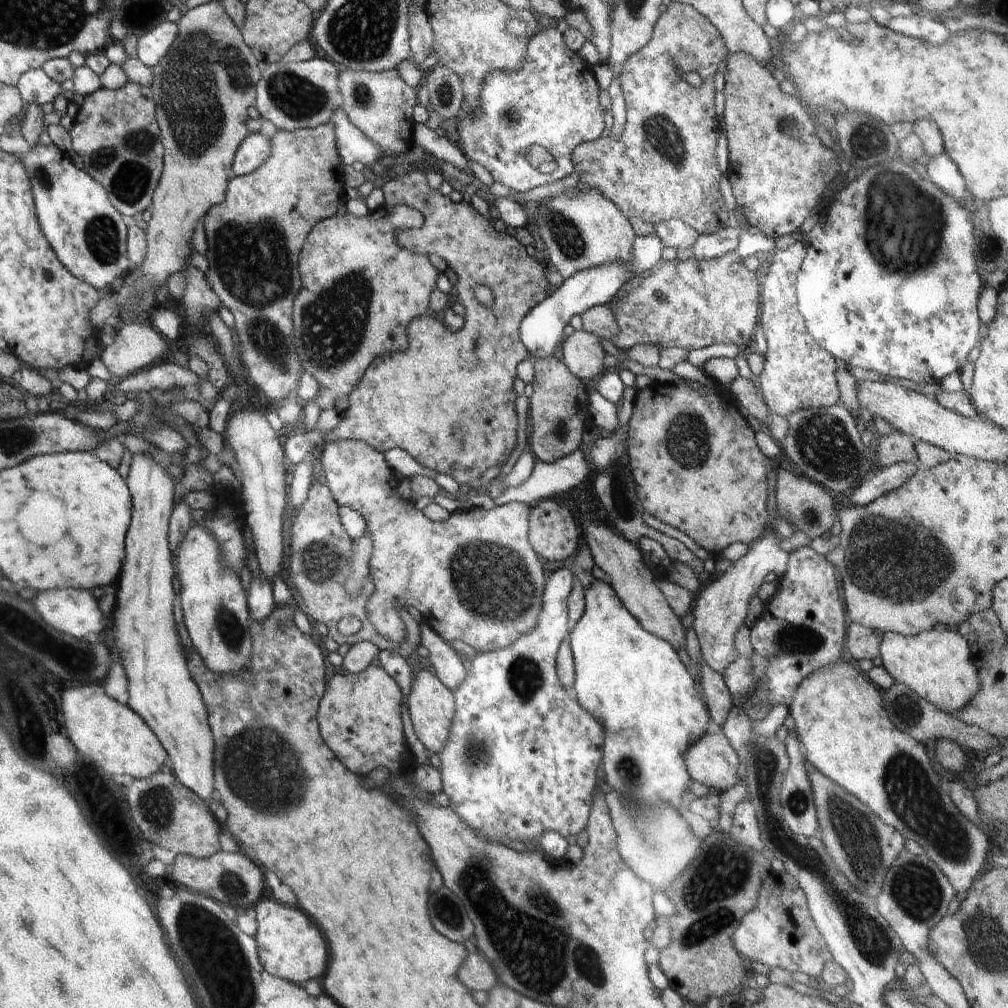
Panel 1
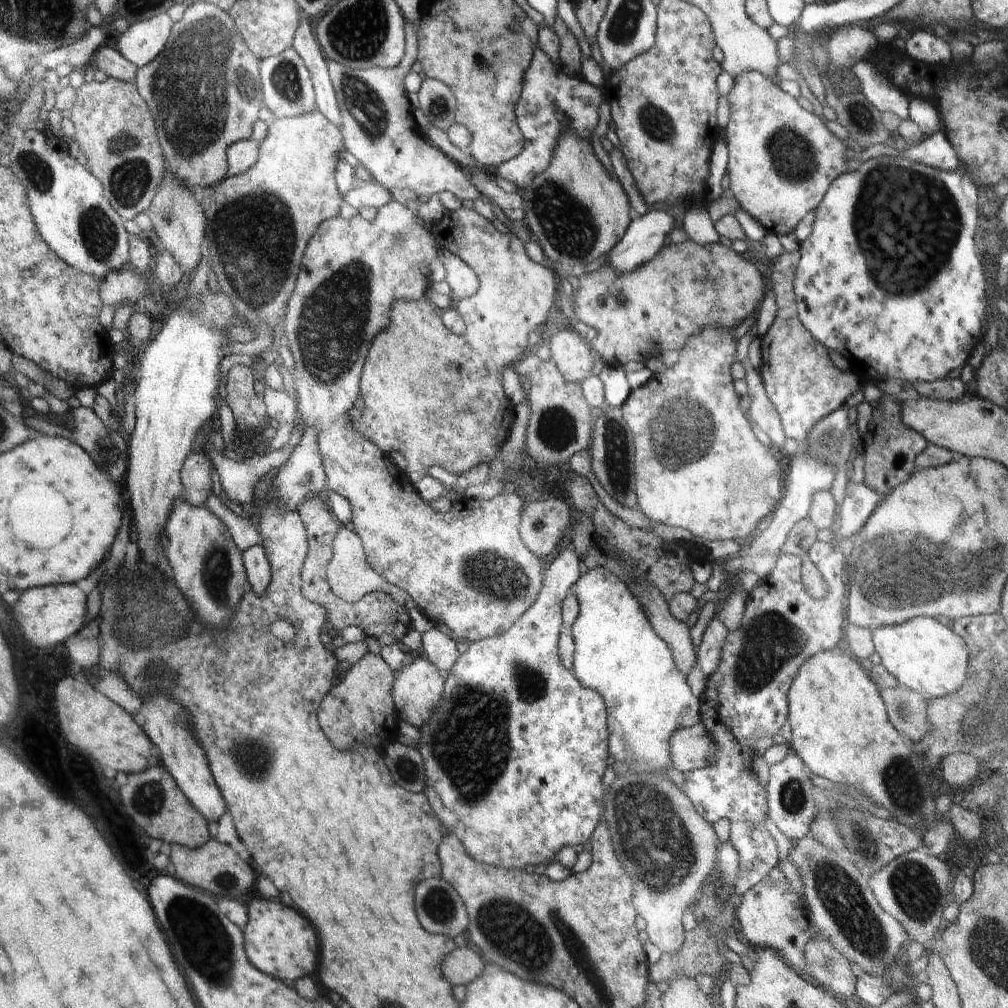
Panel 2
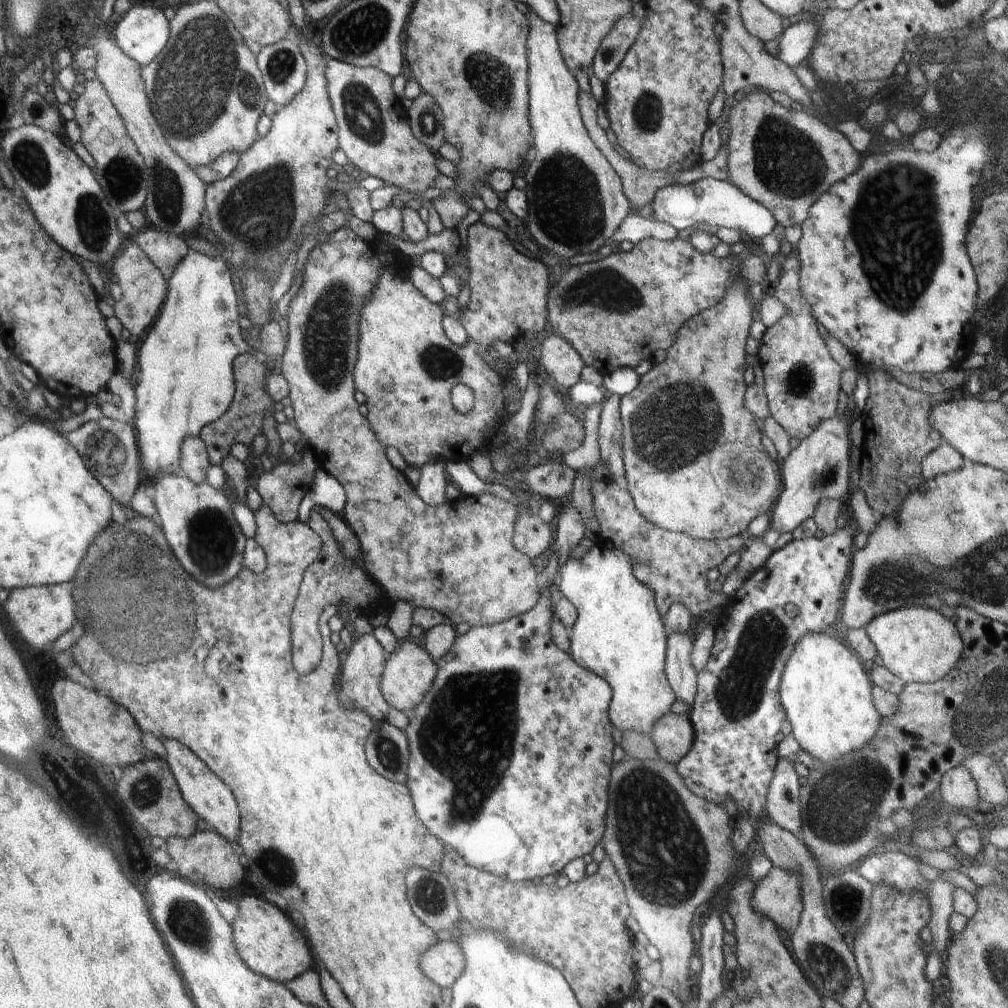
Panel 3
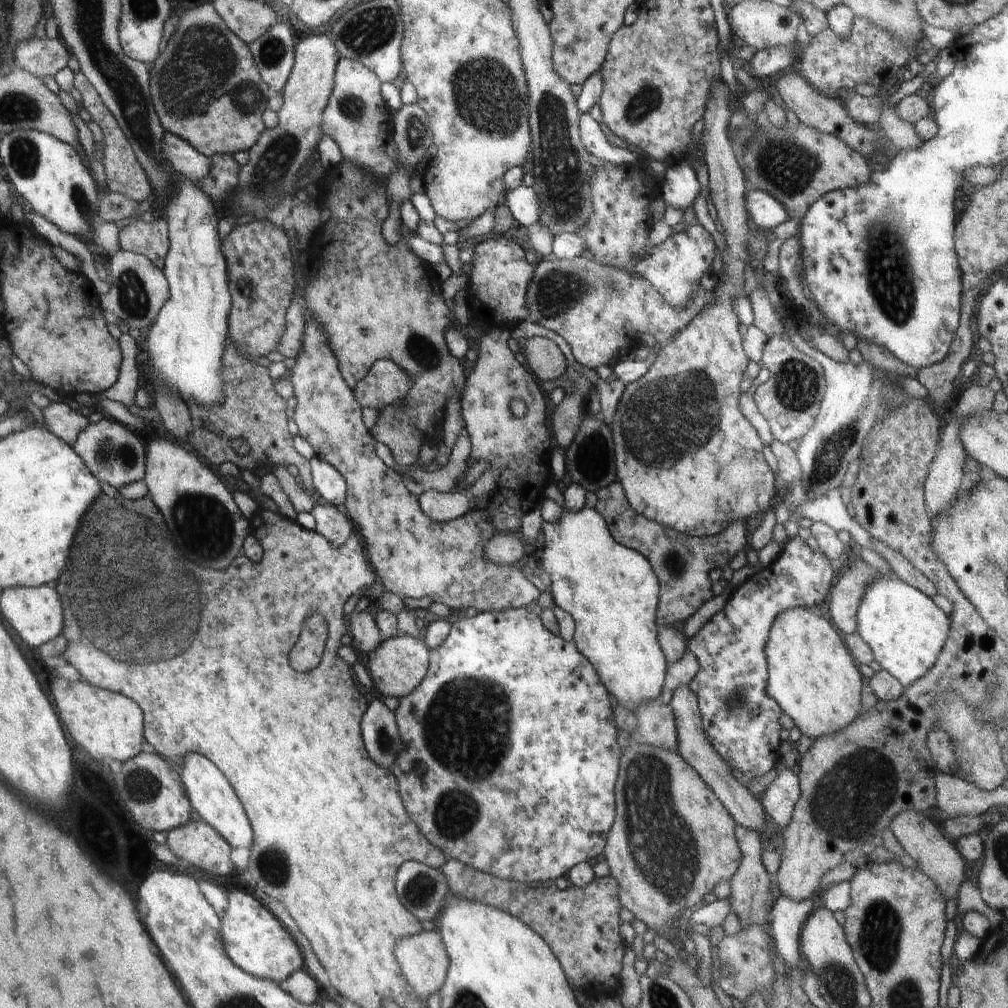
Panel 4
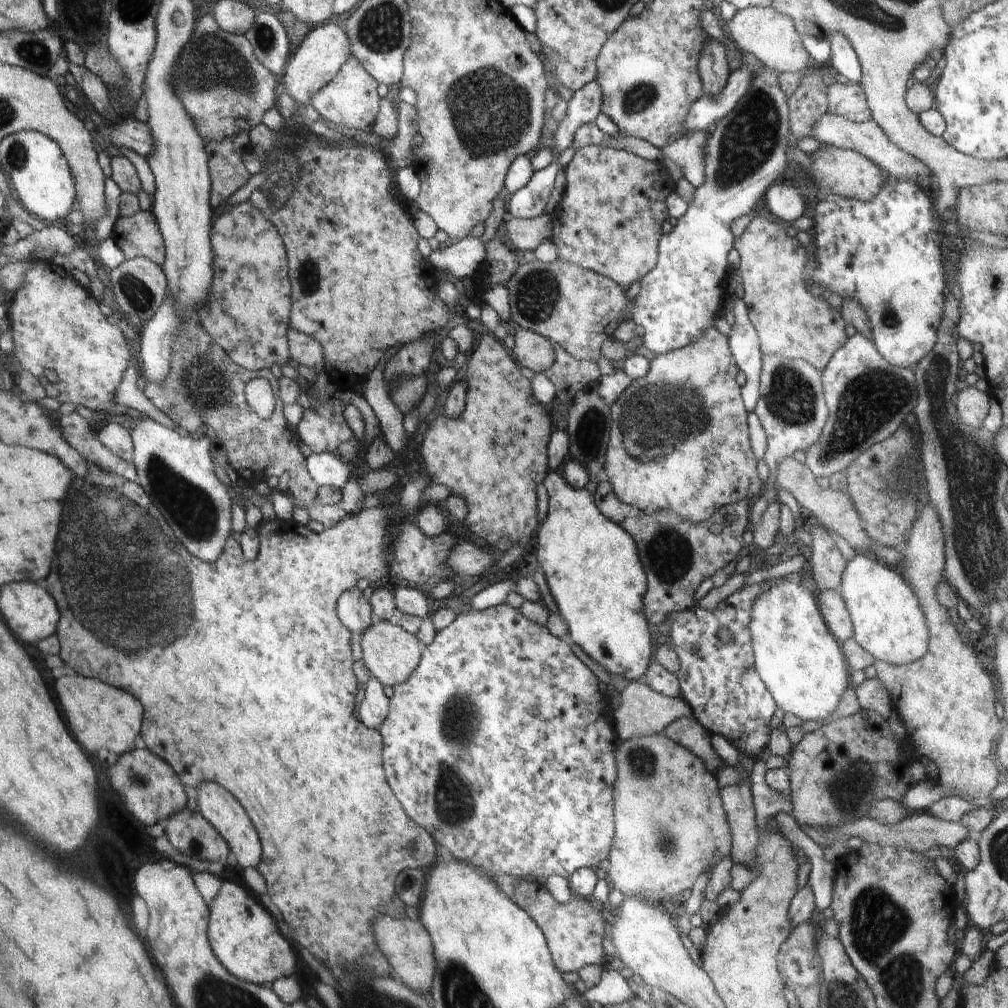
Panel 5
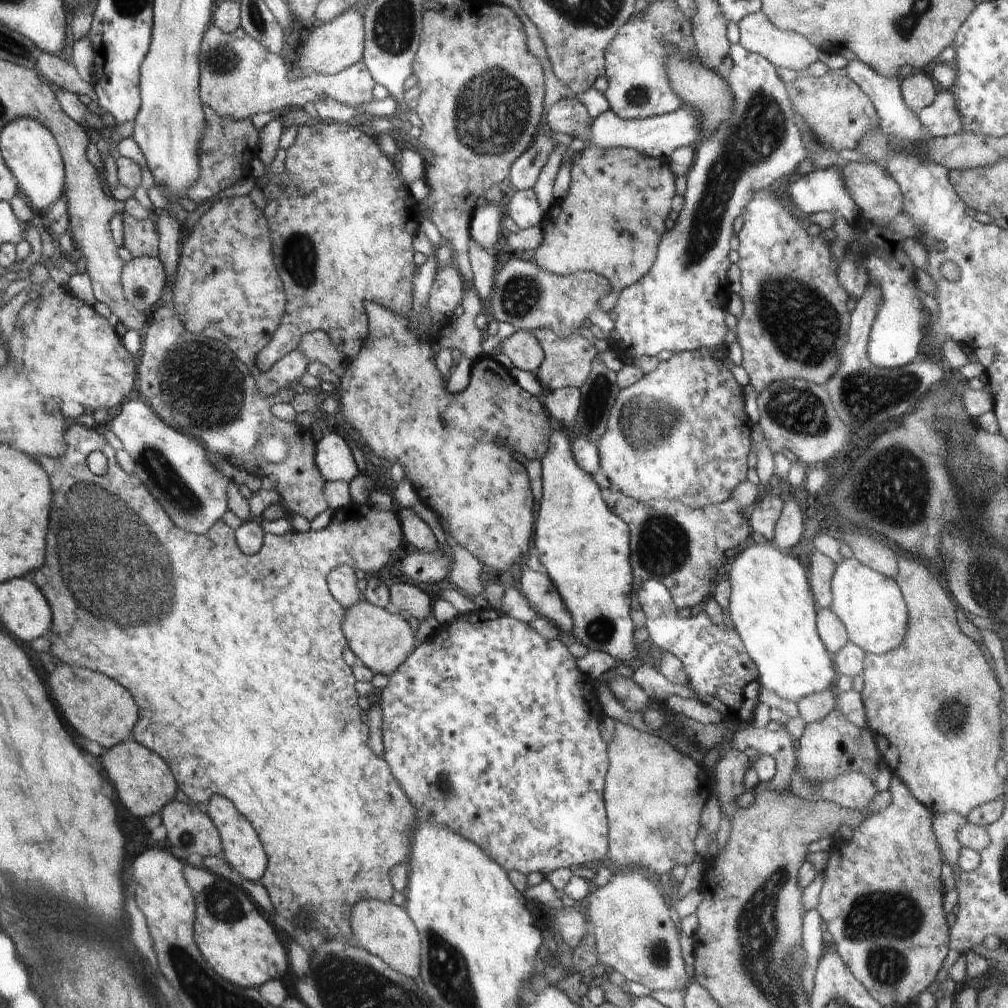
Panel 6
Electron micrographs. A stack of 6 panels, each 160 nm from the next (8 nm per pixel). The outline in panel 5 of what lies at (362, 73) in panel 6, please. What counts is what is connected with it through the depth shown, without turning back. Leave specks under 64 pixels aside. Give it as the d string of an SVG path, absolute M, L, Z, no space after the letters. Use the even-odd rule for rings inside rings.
M210 14L200 18L184 58L180 58L176 86L180 86L184 106L208 142L220 142L240 131L249 132L263 122L276 102L275 72L258 58L246 35L226 33ZM352 55L347 62L344 62L336 78L328 82L326 86L322 86L320 90L316 90L314 94L309 95L309 101L316 112L332 124L366 129L366 125L374 123L379 112L382 98L378 95L377 86L374 78L364 70L360 62Z

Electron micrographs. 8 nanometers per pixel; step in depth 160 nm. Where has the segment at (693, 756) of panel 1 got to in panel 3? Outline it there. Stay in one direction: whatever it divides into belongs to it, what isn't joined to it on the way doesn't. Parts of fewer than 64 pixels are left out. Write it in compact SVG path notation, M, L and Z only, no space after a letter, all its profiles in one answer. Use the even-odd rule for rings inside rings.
M666 713L653 726L650 734L662 759L675 765L693 745L693 726L688 713Z

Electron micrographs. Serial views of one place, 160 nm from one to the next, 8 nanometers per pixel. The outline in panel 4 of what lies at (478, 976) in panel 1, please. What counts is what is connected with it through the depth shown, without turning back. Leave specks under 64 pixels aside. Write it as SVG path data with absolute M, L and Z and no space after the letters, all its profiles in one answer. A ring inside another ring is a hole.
M422 932L396 944L396 960L402 974L420 998L438 992L448 972L448 953L438 932Z

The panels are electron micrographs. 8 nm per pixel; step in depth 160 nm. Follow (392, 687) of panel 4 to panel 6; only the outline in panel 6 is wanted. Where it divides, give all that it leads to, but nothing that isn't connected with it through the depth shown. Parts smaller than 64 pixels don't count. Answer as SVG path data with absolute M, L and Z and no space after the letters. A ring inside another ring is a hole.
M366 600L345 610L342 626L348 639L348 647L354 652L358 662L368 667L375 675L390 677L418 645L415 631L406 619L374 606Z

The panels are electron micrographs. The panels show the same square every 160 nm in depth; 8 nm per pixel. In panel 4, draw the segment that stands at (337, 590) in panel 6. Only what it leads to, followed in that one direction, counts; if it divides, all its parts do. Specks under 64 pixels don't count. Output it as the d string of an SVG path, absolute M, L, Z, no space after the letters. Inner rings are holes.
M371 610L361 614L352 612L348 633L353 639L353 646L364 653L372 654L384 641L383 634L375 623Z

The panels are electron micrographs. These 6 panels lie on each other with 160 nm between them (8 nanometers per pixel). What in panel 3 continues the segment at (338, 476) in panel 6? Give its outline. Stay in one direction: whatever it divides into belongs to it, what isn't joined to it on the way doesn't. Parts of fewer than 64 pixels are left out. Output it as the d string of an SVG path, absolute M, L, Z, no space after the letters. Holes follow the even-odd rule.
M318 468L299 504L297 518L300 522L306 523L308 513L316 508L328 509L342 516L344 504L346 493L342 484L329 472Z

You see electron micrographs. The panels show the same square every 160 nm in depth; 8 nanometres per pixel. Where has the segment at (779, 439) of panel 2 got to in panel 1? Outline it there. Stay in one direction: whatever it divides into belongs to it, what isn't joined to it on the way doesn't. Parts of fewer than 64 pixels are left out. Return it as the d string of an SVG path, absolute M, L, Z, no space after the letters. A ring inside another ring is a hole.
M738 375L730 382L728 390L734 396L736 404L745 415L752 414L761 424L764 423L763 420L766 419L770 412L767 409L763 396L760 392L758 393L756 386L751 380Z

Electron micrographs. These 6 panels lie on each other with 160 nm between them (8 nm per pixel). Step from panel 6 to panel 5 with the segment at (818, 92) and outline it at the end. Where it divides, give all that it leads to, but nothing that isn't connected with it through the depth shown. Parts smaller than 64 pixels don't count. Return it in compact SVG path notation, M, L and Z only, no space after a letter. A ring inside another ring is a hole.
M834 82L826 88L826 96L828 114L858 123L872 119L872 112L861 85Z

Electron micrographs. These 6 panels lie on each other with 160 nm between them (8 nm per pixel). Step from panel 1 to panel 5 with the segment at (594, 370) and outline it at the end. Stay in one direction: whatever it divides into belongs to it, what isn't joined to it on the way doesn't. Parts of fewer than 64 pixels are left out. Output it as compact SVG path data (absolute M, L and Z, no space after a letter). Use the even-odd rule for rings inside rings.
M514 328L515 346L512 357L520 367L526 367L534 373L545 373L554 362L552 342L540 334Z

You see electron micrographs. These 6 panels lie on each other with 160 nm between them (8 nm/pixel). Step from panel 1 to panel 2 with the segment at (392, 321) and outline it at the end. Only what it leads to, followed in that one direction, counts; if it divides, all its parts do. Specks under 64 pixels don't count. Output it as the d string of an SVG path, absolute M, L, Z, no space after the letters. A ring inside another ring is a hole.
M391 199L388 204L377 209L376 216L371 221L363 219L360 215L354 216L350 220L344 220L344 217L341 216L326 219L318 226L313 237L308 241L308 248L306 248L306 252L303 254L304 260L302 260L302 268L300 268L300 282L296 284L295 293L292 294L291 301L288 302L288 310L284 317L282 333L285 344L290 349L290 352L292 352L295 362L292 394L297 402L299 424L305 428L312 427L317 430L319 455L321 456L321 463L327 478L327 490L332 490L332 492L342 495L352 505L352 524L354 524L356 534L362 538L368 564L380 576L384 576L386 582L390 582L390 584L394 584L394 586L405 590L417 604L418 608L424 612L435 626L438 626L439 623L446 624L450 628L454 640L456 640L457 636L458 641L476 642L480 639L493 637L494 635L499 635L507 631L520 618L520 615L524 614L536 602L536 597L540 592L544 569L540 567L539 557L531 553L522 542L520 536L518 536L518 524L520 524L521 512L524 509L527 497L514 493L501 493L489 501L484 501L476 500L472 497L466 498L460 495L460 493L457 493L454 498L456 504L452 504L452 508L446 514L440 514L434 508L430 508L416 494L416 490L414 490L412 482L408 480L406 472L400 470L398 466L394 466L394 462L390 460L390 456L386 452L382 452L376 444L368 442L355 429L354 423L351 422L348 416L348 411L350 410L352 412L354 401L358 398L358 392L360 392L360 372L362 372L362 366L366 362L366 354L368 354L370 344L376 338L376 334L382 334L390 326L390 308L392 308L392 302L398 300L398 296L404 298L404 294L424 298L430 281L430 262L437 257L438 251L437 242L430 234L426 223L421 220L416 212L411 211L408 207L405 207L394 199Z

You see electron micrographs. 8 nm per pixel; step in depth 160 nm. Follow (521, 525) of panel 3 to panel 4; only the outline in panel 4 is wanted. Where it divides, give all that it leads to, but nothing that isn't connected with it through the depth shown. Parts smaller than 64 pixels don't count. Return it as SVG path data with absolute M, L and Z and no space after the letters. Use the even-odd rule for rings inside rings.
M500 532L485 546L485 555L496 564L511 566L526 555L522 534Z

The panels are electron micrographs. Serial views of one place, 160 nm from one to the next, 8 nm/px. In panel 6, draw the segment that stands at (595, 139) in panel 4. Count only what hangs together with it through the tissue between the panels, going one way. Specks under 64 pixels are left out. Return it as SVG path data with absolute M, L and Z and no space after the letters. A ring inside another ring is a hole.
M534 189L516 191L508 204L507 215L521 229L540 225L546 213L541 209Z

